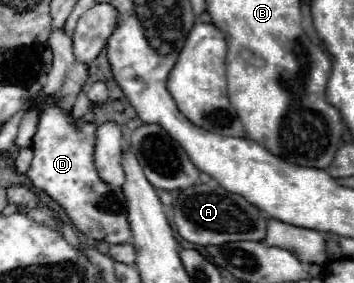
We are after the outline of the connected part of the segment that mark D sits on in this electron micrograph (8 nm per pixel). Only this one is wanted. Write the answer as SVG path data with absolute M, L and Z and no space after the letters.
M55 100L43 102L41 122L33 138L33 162L27 170L33 186L49 194L59 206L65 208L73 224L95 240L105 240L109 244L125 244L131 240L131 230L127 224L127 204L121 188L111 188L101 182L93 164L95 146L95 126L83 124L81 120L73 124L71 116L65 114Z

